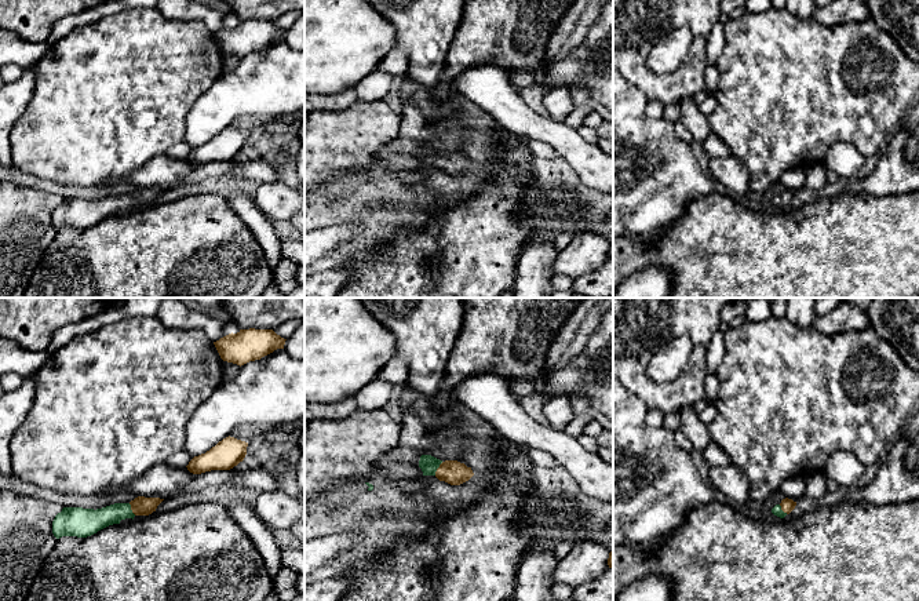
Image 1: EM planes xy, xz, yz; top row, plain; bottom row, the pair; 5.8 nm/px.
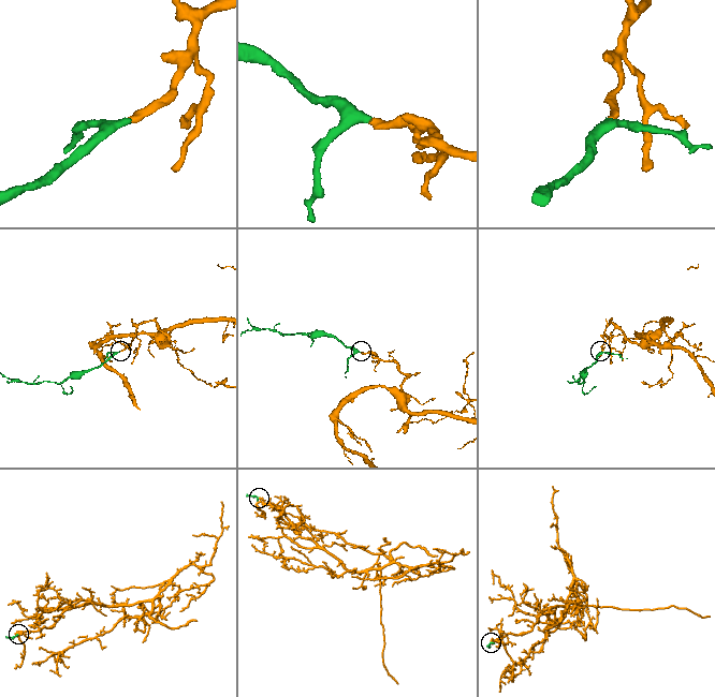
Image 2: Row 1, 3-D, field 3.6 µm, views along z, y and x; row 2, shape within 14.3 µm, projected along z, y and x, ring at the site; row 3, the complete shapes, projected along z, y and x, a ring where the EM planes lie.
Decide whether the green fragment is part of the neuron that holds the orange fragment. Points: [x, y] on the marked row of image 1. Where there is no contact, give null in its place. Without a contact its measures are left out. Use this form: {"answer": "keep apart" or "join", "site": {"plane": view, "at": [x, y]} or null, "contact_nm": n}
{"answer": "join", "site": {"plane": "xz", "at": [437, 469]}, "contact_nm": 90}

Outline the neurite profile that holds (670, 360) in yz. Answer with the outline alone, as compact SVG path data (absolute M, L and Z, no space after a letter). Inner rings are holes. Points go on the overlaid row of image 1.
M677 336L667 340L649 360L646 375L659 382L675 380L692 354L692 340L689 336Z

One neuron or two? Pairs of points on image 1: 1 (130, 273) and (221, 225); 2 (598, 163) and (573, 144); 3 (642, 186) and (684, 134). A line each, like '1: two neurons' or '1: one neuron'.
1: one neuron
2: one neuron
3: two neurons

